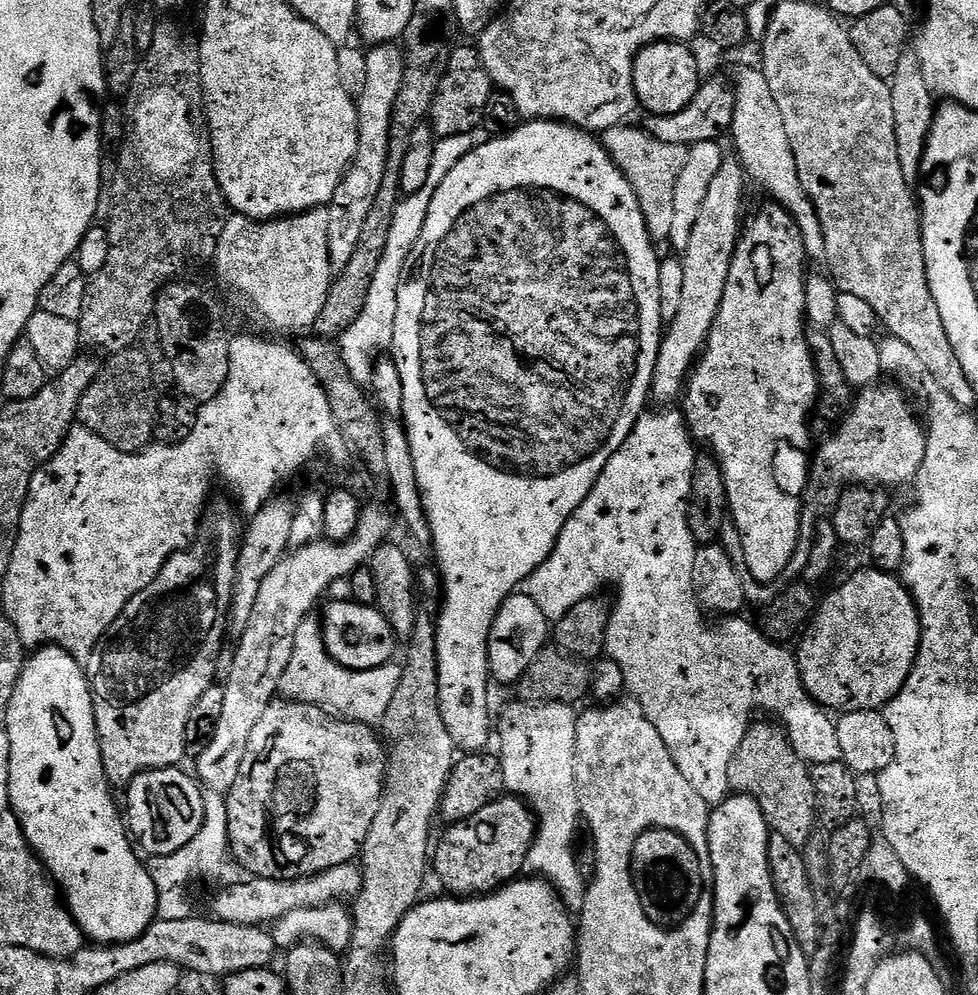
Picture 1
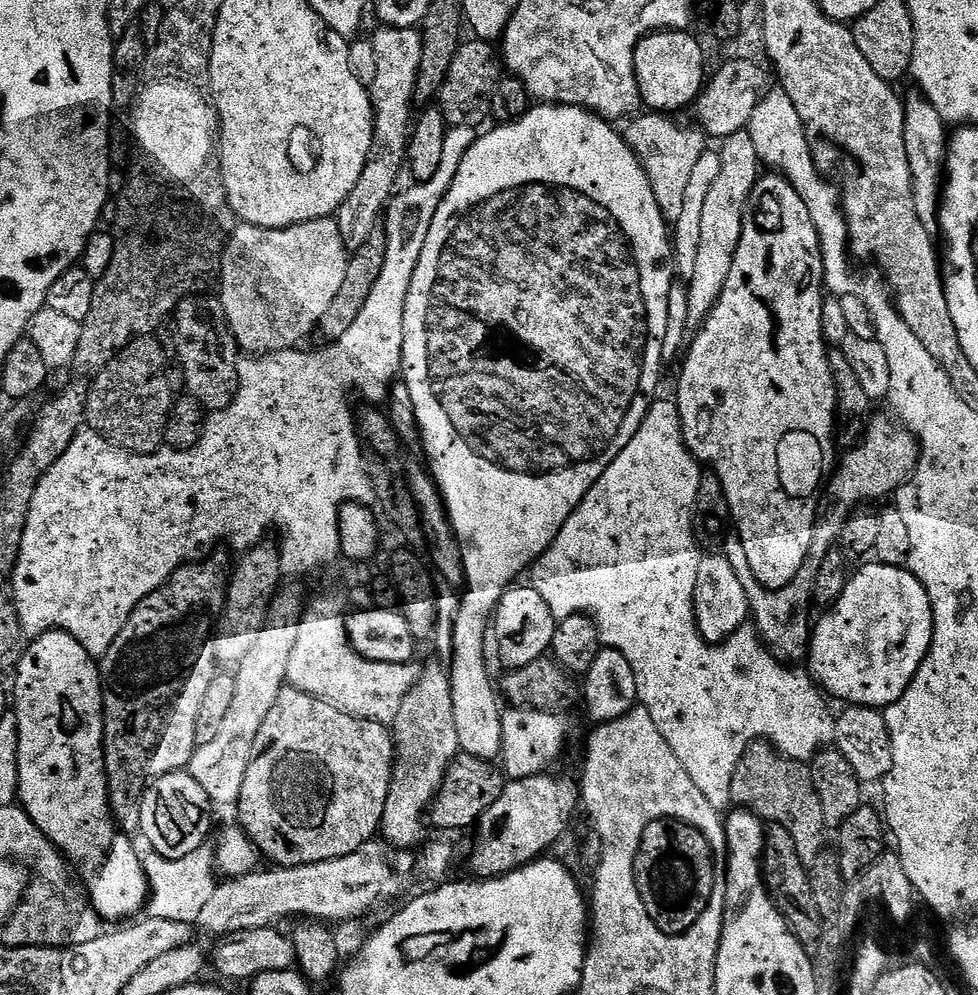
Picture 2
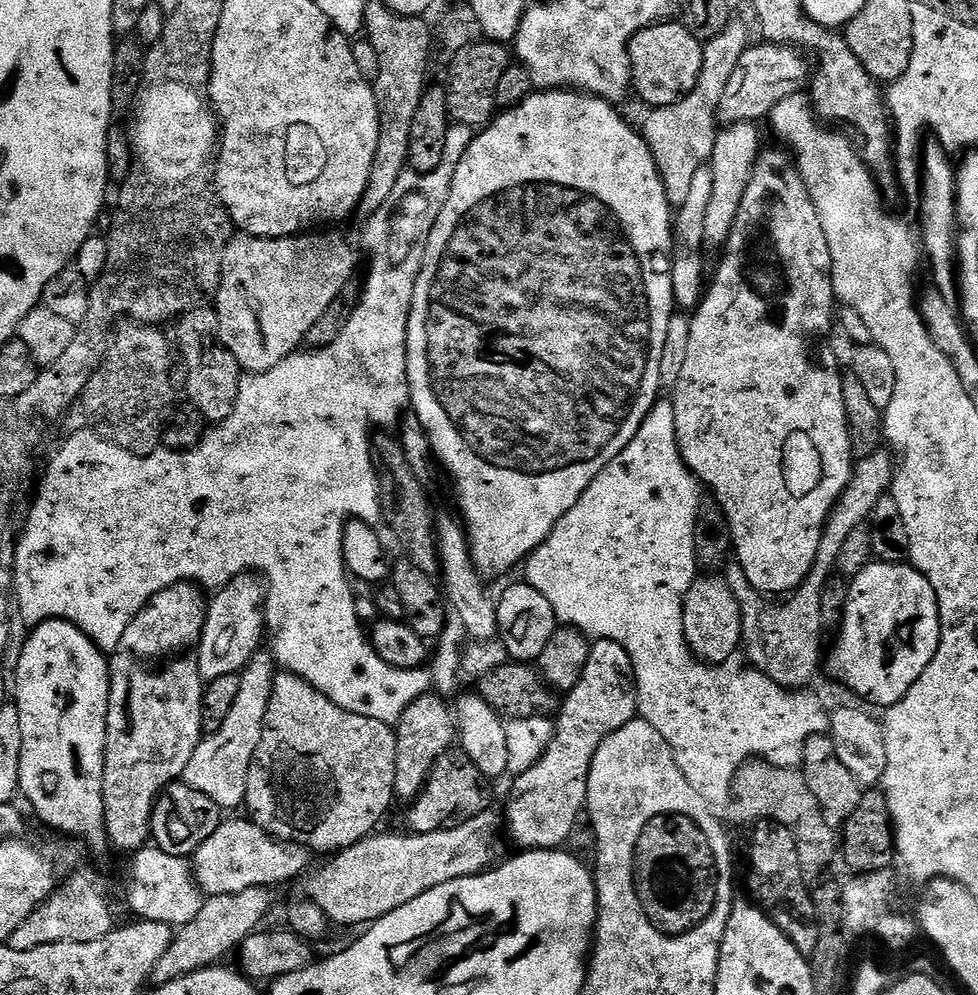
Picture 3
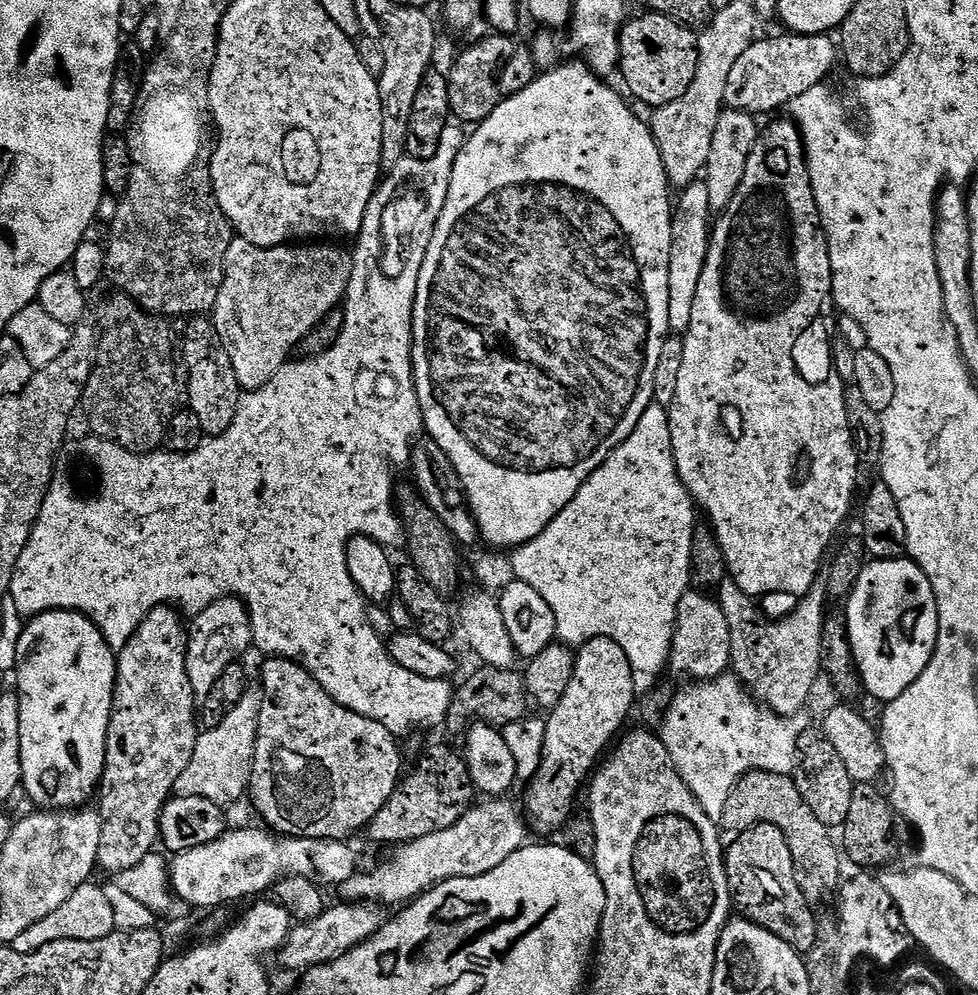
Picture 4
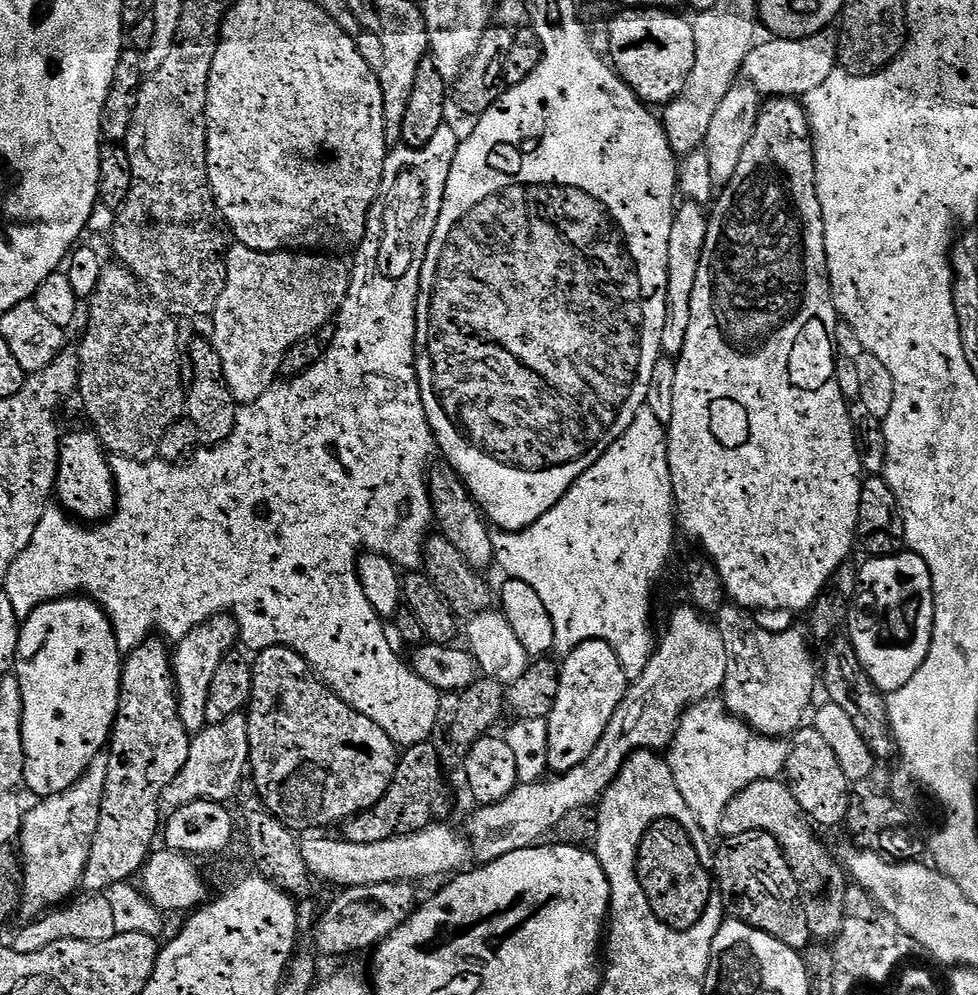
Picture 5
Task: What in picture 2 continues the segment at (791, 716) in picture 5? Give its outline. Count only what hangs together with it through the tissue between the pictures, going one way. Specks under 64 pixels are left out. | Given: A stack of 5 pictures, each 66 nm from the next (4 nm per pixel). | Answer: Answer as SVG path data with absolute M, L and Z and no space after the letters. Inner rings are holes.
M884 416L878 417L869 426L868 433L864 436L864 444L858 445L853 452L848 452L845 456L843 453L838 467L833 471L832 478L826 485L826 495L823 497L822 507L819 509L816 522L816 537L812 539L812 545L810 546L808 557L802 566L802 570L798 570L796 577L784 588L775 590L752 590L748 593L748 603L754 620L756 616L754 627L762 637L765 645L781 661L792 662L788 660L803 661L805 659L806 649L810 643L810 624L807 624L804 620L799 620L800 612L806 611L808 606L810 607L813 603L812 591L815 588L815 579L818 578L816 564L822 566L827 552L831 547L838 544L838 541L841 539L841 532L844 529L844 523L848 521L848 517L861 506L867 505L864 504L867 500L880 500L883 496L891 497L897 488L903 486L907 480L912 479L912 473L916 471L916 466L920 463L920 445L916 437L903 424L897 422L895 419L892 420L887 420Z

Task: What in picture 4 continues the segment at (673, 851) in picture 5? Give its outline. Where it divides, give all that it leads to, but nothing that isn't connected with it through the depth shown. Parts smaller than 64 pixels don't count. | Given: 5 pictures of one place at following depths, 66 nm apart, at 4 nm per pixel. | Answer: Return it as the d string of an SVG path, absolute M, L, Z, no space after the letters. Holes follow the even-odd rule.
M659 816L653 820L652 828L648 828L648 832L644 832L644 840L640 840L640 848L636 848L636 876L640 876L640 879L638 879L640 882L639 892L643 892L644 900L648 900L648 912L652 912L652 916L656 916L654 923L663 931L668 932L669 937L675 938L675 936L682 935L683 932L691 934L713 919L714 916L712 907L716 904L716 892L712 889L712 876L708 873L708 856L710 856L710 852L709 849L705 848L696 827L686 818L681 816Z

